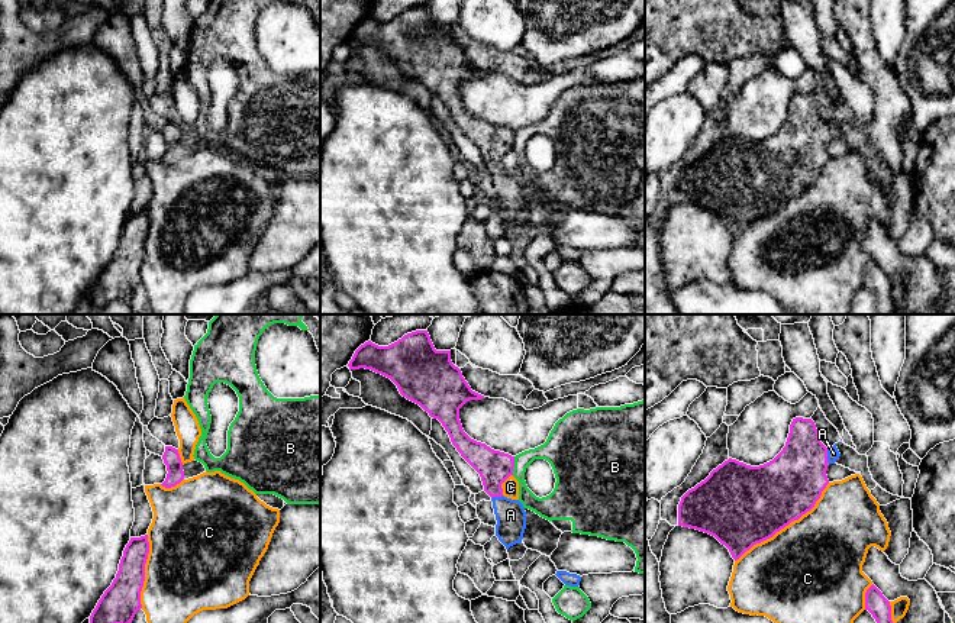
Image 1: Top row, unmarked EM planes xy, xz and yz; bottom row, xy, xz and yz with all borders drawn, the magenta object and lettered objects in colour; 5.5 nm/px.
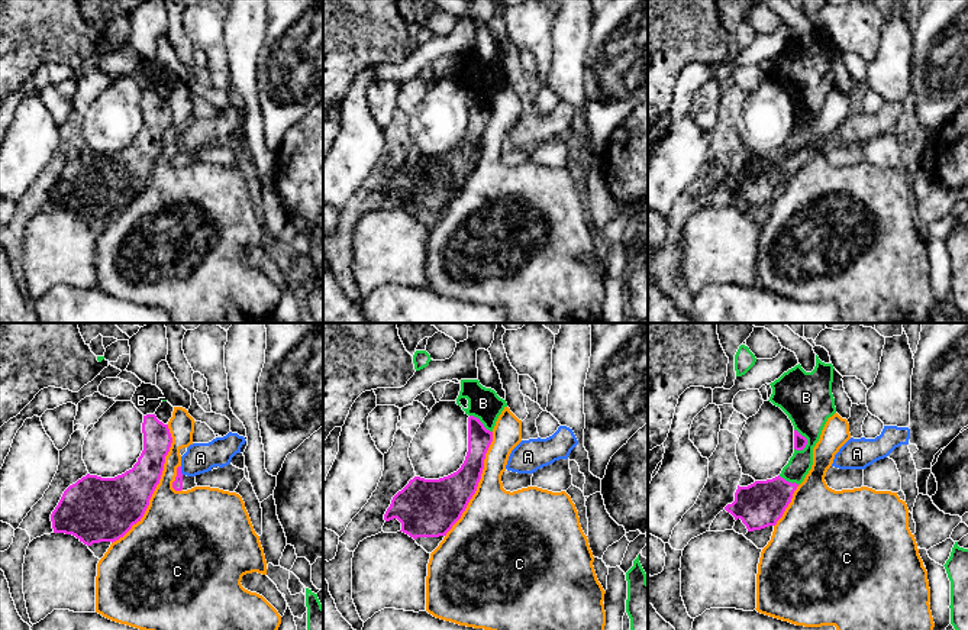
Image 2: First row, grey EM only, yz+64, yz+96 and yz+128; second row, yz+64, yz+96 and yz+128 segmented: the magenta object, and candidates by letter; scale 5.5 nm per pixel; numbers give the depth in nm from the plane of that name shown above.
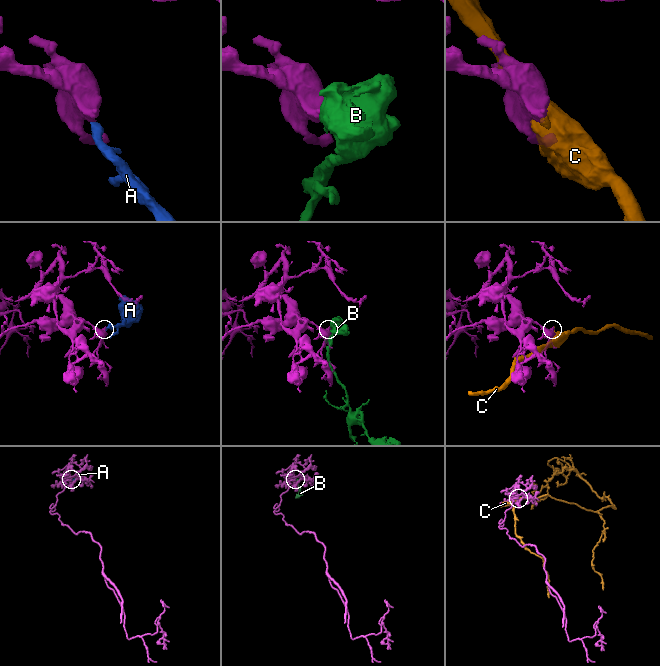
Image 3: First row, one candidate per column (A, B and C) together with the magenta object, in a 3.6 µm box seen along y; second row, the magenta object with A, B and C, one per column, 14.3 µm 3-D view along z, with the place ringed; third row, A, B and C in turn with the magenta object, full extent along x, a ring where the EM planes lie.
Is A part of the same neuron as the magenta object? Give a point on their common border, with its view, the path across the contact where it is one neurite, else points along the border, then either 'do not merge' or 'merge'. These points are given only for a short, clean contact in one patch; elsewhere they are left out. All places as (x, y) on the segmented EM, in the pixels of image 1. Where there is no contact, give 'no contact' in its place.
yz (826, 455) | across yz (791, 483), (819, 455), (826, 455), (833, 454) | merge

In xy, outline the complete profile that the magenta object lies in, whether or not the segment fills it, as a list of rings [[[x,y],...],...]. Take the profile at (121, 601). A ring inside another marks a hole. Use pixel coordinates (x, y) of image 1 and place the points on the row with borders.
[[[148,535],[130,538],[123,551],[119,571],[90,616],[90,623],[132,623],[142,609],[141,591],[149,553]]]

